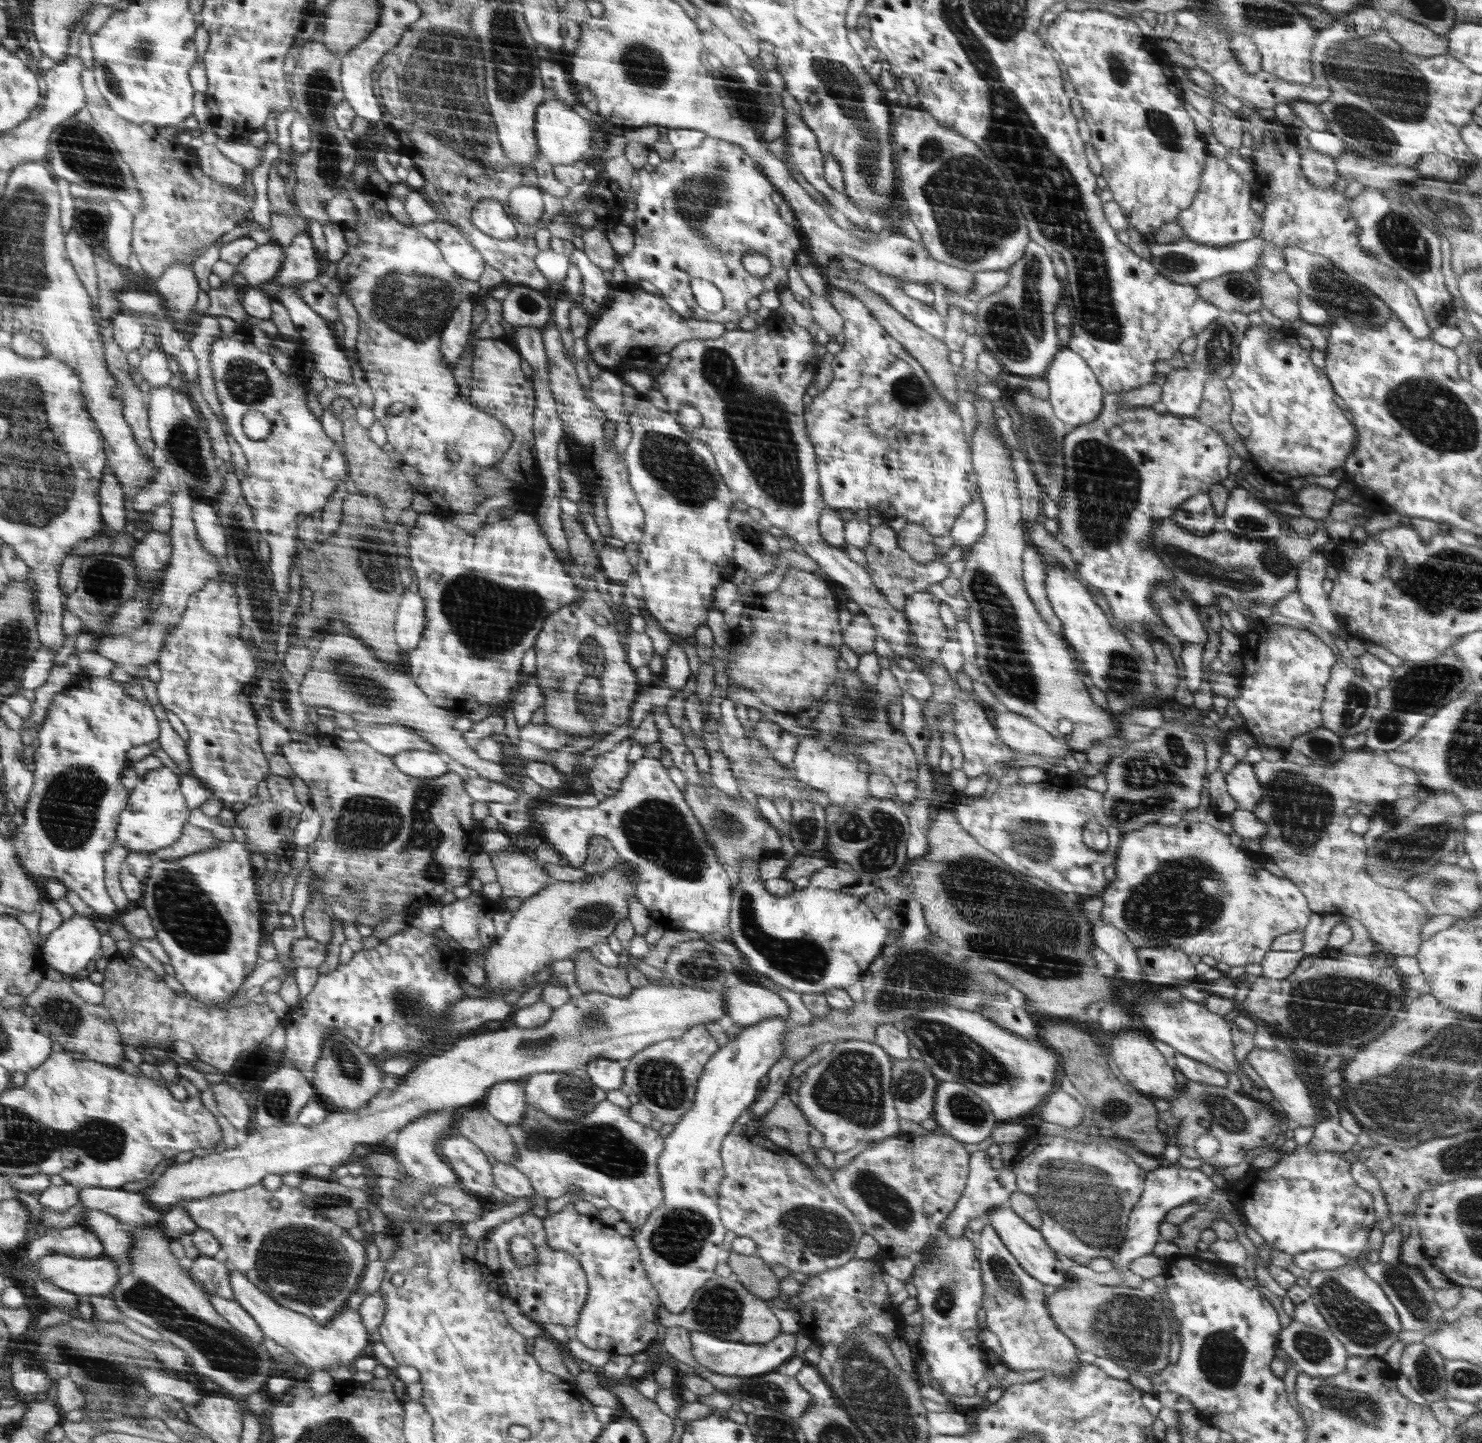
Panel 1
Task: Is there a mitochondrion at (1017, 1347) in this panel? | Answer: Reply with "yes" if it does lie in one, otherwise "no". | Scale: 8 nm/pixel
no

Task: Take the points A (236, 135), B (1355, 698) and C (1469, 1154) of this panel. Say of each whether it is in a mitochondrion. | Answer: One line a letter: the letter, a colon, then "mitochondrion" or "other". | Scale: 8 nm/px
A: other
B: mitochondrion
C: mitochondrion

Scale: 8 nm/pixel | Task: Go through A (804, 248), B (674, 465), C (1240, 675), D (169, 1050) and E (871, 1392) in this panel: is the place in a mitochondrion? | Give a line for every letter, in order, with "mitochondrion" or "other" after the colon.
A: other
B: mitochondrion
C: other
D: other
E: mitochondrion

